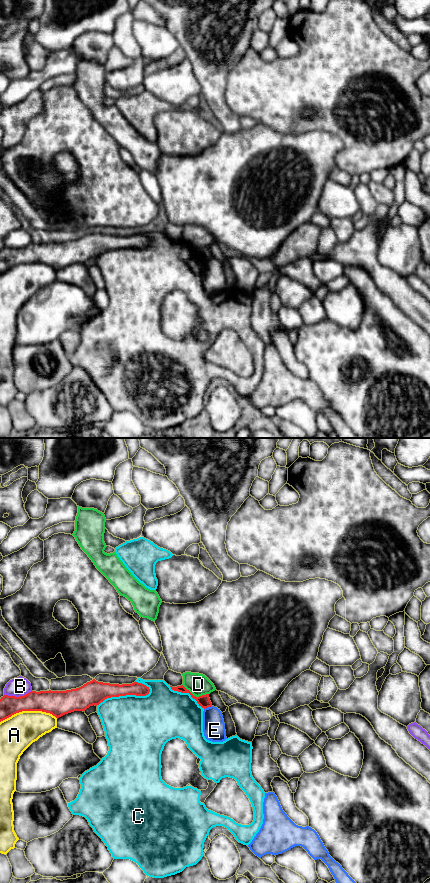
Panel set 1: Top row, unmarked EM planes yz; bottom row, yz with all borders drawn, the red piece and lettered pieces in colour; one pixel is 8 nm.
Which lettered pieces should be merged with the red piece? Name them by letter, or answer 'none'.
none

